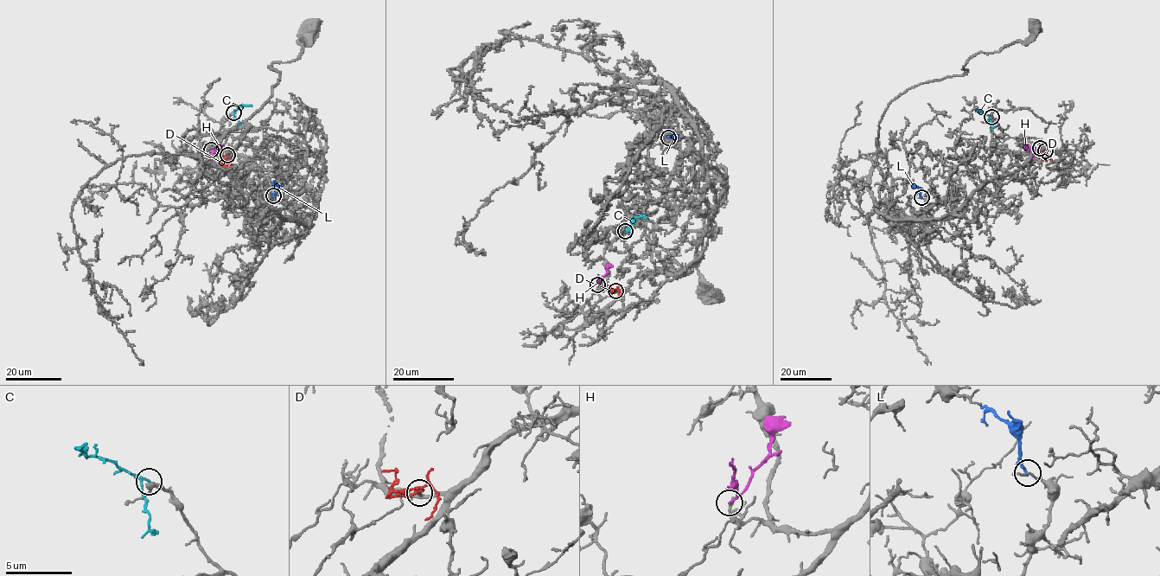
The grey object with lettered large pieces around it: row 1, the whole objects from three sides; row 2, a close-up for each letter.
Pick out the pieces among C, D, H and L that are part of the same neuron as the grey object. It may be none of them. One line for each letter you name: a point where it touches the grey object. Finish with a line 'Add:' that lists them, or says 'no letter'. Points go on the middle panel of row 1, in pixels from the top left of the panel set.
C: Touches grey at (625, 231)
D: Touches grey at (615, 291)
H: Touches grey at (597, 284)
Add: C, D, H

